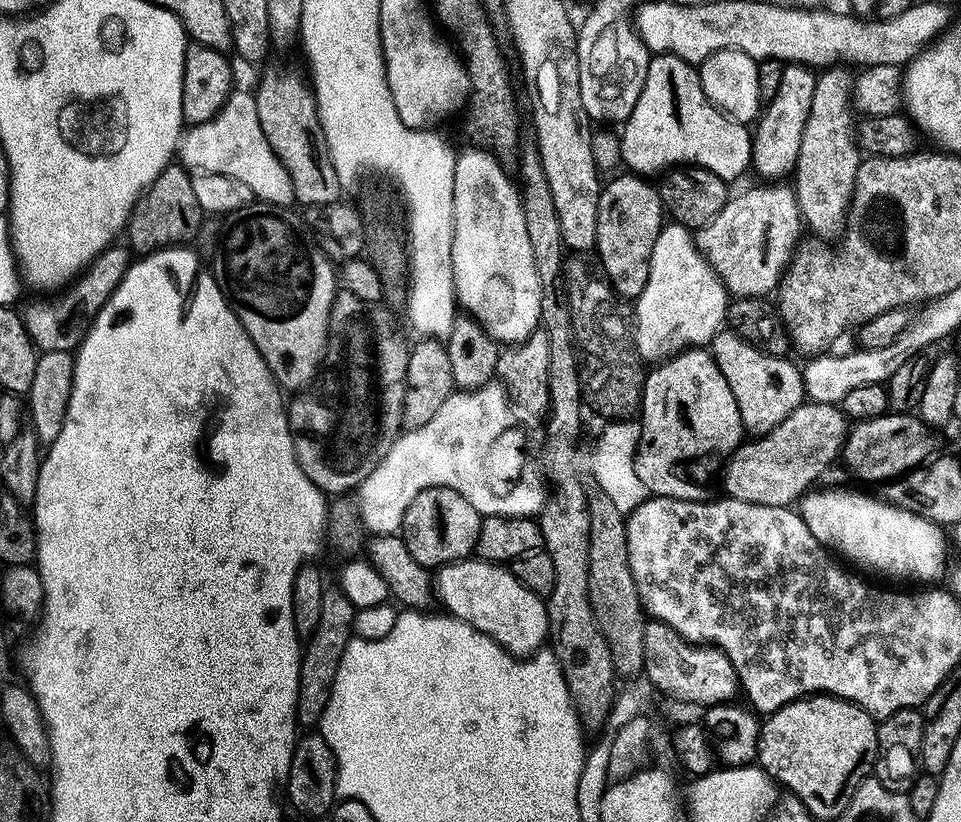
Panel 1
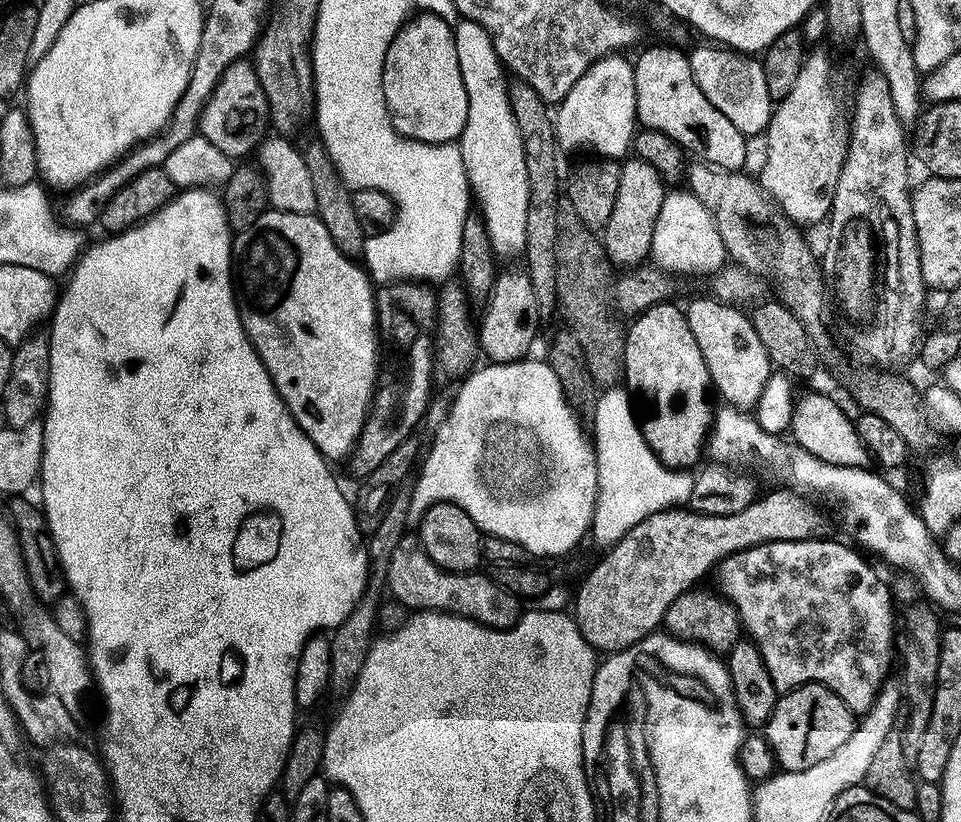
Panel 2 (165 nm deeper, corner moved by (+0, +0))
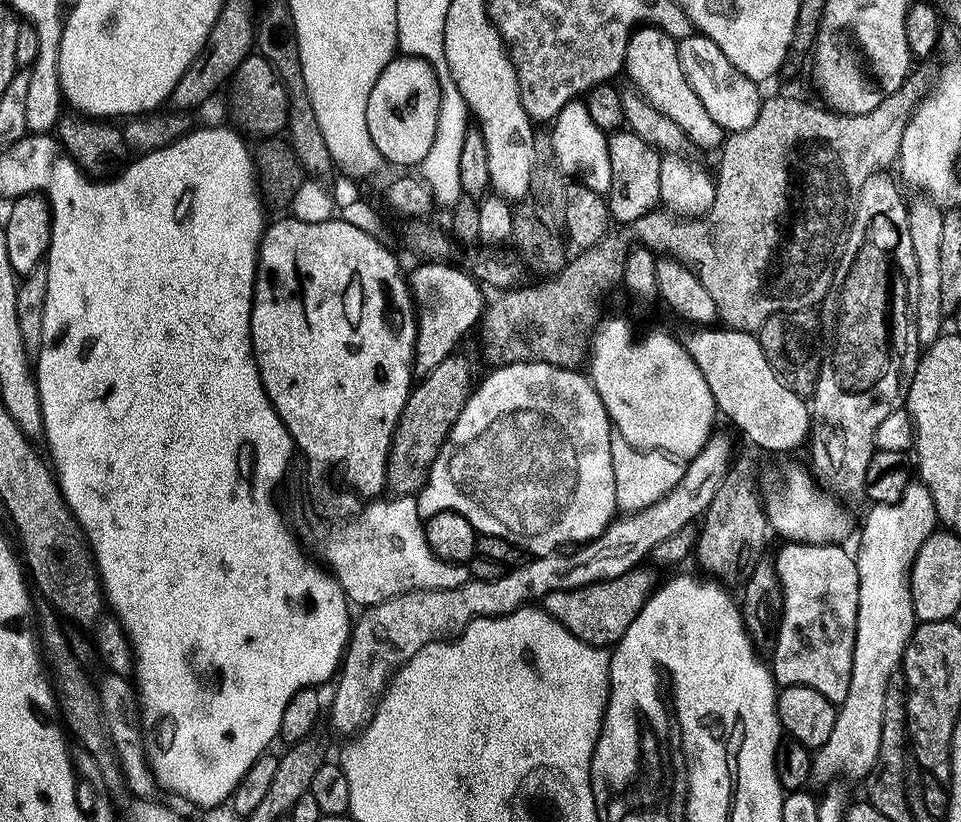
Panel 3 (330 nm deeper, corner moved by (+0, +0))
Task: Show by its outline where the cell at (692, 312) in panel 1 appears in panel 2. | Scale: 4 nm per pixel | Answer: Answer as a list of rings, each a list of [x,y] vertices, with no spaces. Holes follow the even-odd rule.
[[[672,190],[665,195],[662,202],[662,210],[658,210],[658,222],[654,226],[654,238],[652,239],[652,251],[650,260],[653,265],[661,271],[682,276],[705,276],[711,277],[720,271],[726,262],[726,253],[722,246],[722,238],[718,235],[718,226],[714,226],[714,218],[702,206],[702,202],[697,196],[693,196],[687,190]]]

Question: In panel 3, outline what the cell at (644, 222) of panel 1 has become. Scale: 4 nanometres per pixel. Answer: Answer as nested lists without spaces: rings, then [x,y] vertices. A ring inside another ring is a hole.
[[[616,130],[608,136],[608,153],[612,163],[612,184],[606,193],[609,217],[621,226],[656,210],[661,203],[662,182],[662,156],[658,149],[650,142],[642,142],[638,134]]]

